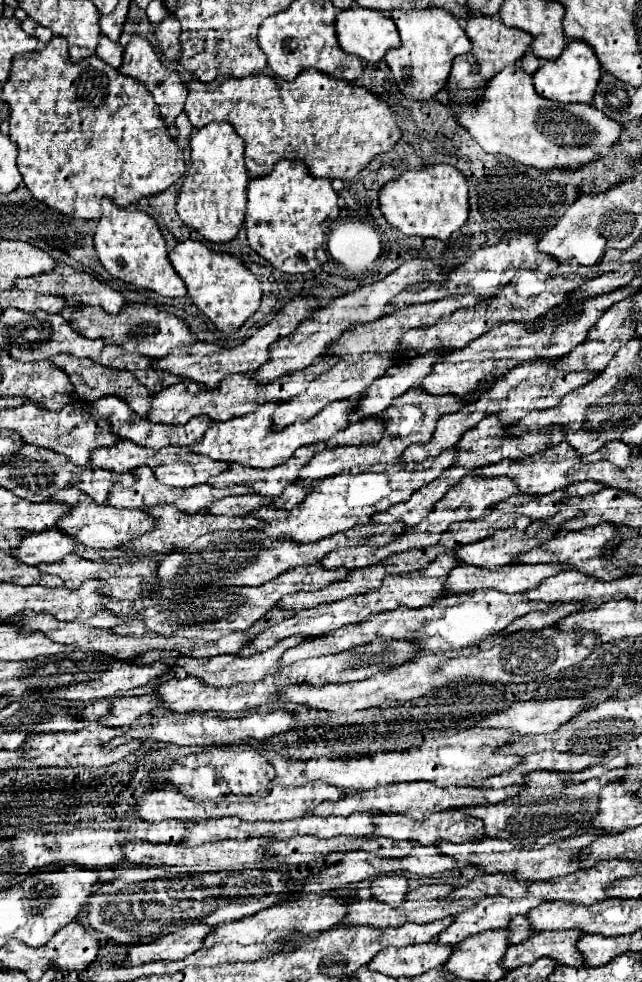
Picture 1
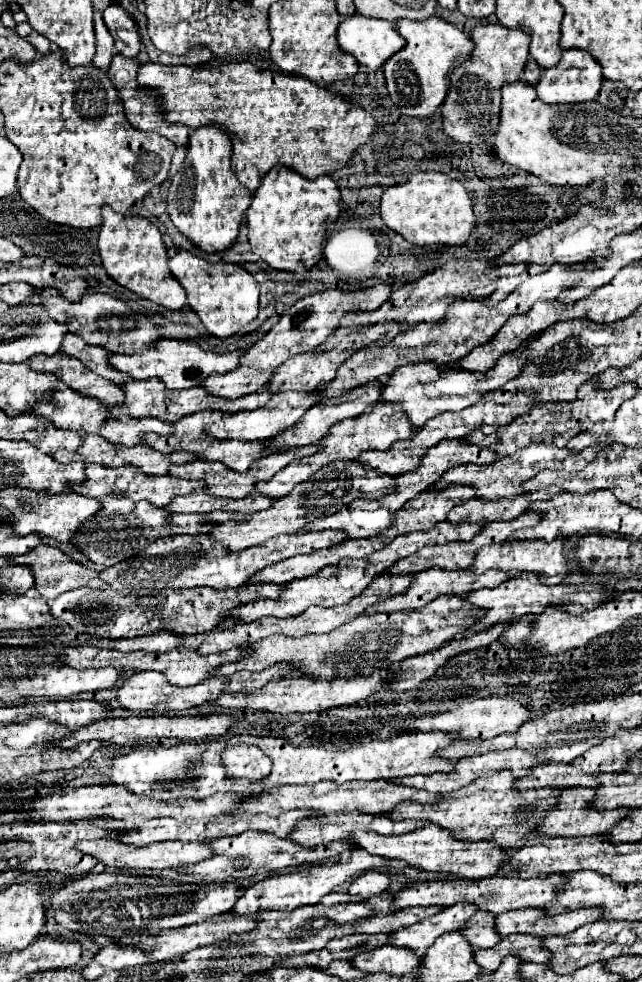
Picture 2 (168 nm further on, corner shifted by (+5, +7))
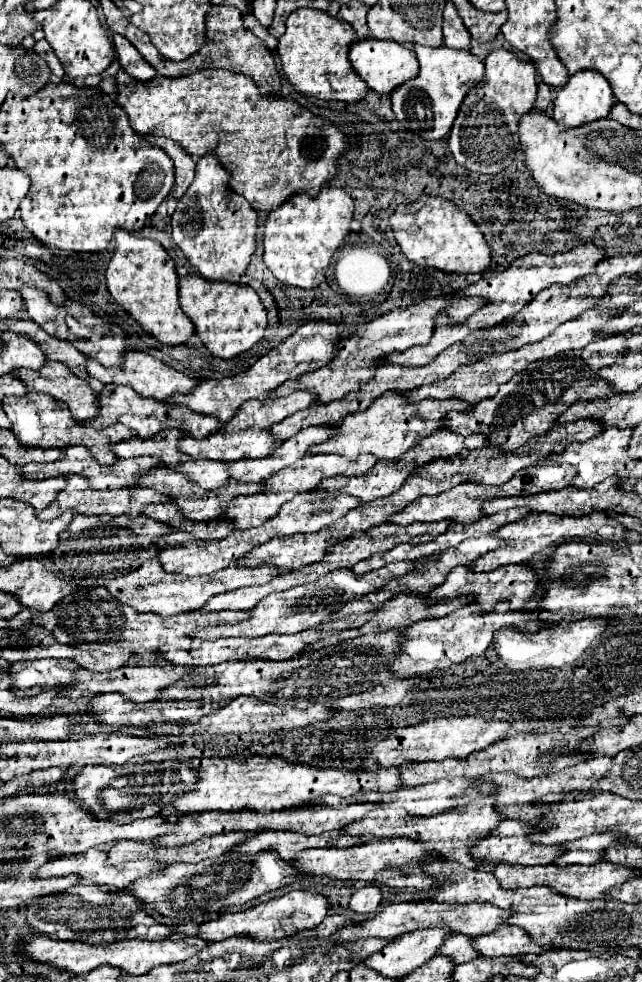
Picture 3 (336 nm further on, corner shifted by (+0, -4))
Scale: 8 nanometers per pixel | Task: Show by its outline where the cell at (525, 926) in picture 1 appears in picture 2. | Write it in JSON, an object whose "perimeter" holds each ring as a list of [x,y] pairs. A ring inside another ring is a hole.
{"perimeter":[[[475,912],[461,928],[459,932],[467,938],[467,942],[479,950],[479,948],[491,948],[501,938],[495,934],[495,916],[487,912]]]}

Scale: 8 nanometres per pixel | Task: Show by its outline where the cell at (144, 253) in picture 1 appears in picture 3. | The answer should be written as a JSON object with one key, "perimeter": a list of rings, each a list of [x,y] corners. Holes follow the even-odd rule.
{"perimeter":[[[116,231],[114,241],[116,249],[106,269],[112,299],[122,305],[146,329],[146,333],[158,337],[162,343],[186,343],[194,333],[194,325],[178,303],[178,273],[168,251],[158,241],[136,237],[130,231]]]}

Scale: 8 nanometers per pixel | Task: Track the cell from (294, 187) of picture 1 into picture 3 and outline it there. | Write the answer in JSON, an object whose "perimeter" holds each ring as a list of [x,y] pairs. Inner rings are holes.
{"perimeter":[[[324,187],[318,197],[306,193],[294,193],[278,209],[268,213],[264,221],[264,263],[274,273],[274,277],[292,287],[312,289],[324,281],[324,271],[328,271],[332,255],[344,245],[350,233],[350,221],[354,213],[352,197],[344,189]]]}

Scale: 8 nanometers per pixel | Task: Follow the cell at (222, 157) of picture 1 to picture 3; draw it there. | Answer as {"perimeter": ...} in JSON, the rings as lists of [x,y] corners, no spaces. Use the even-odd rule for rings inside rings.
{"perimeter":[[[208,153],[208,157],[198,157],[196,177],[172,215],[172,239],[204,279],[238,283],[256,249],[258,213],[244,197],[226,187],[228,169],[224,169],[212,153]]]}

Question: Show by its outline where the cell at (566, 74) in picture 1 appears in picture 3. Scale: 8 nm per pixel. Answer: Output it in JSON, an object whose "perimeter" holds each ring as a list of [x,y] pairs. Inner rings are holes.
{"perimeter":[[[584,69],[570,75],[554,99],[554,121],[562,127],[580,127],[594,119],[602,119],[610,113],[614,95],[608,81],[592,71]]]}

